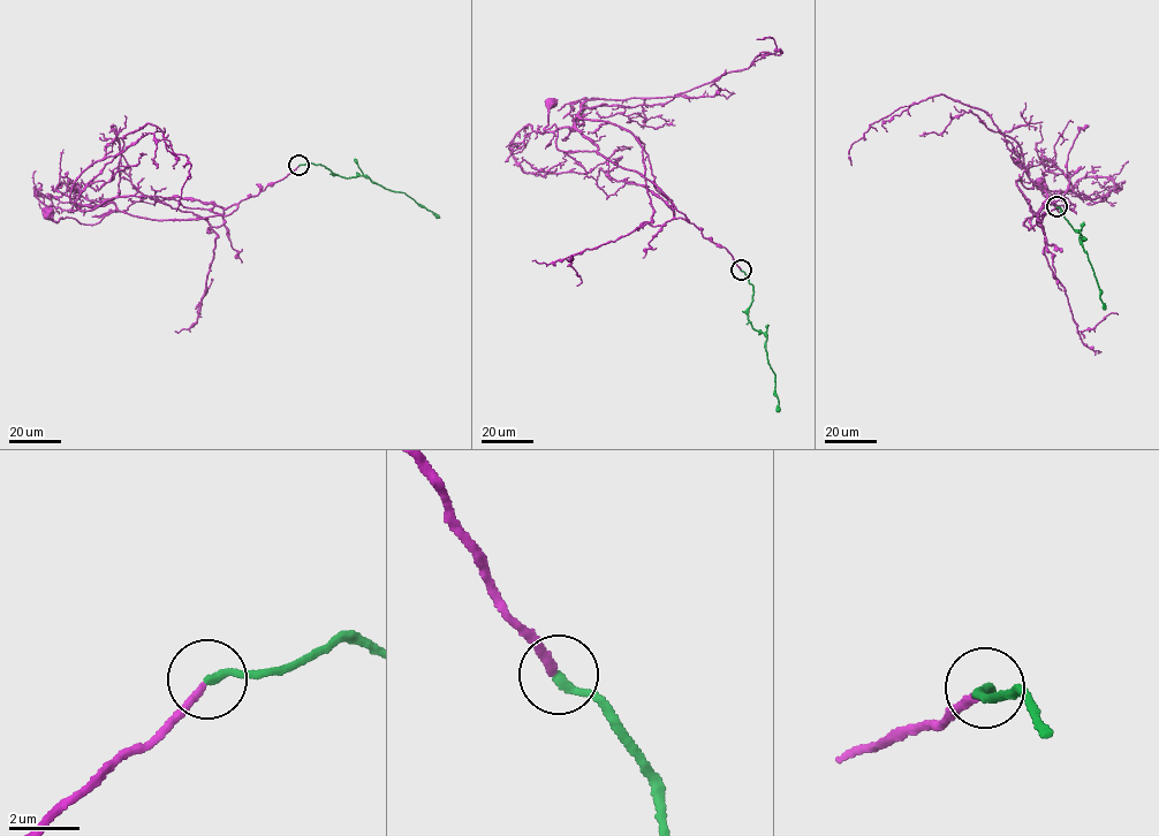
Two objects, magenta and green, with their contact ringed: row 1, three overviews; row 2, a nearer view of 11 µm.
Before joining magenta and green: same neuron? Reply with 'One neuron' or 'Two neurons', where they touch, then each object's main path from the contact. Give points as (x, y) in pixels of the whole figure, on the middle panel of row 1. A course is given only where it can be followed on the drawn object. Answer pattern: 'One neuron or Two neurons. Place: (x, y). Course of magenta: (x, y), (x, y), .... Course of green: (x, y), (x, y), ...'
One neuron. Place: (741, 270). Course of magenta: (740, 270), (728, 251), (703, 236), (638, 173), (596, 152), (558, 150), (555, 124), (544, 128), (551, 103). Course of green: (741, 270), (752, 286), (748, 316), (754, 328), (765, 335), (767, 359), (774, 373), (778, 411)

